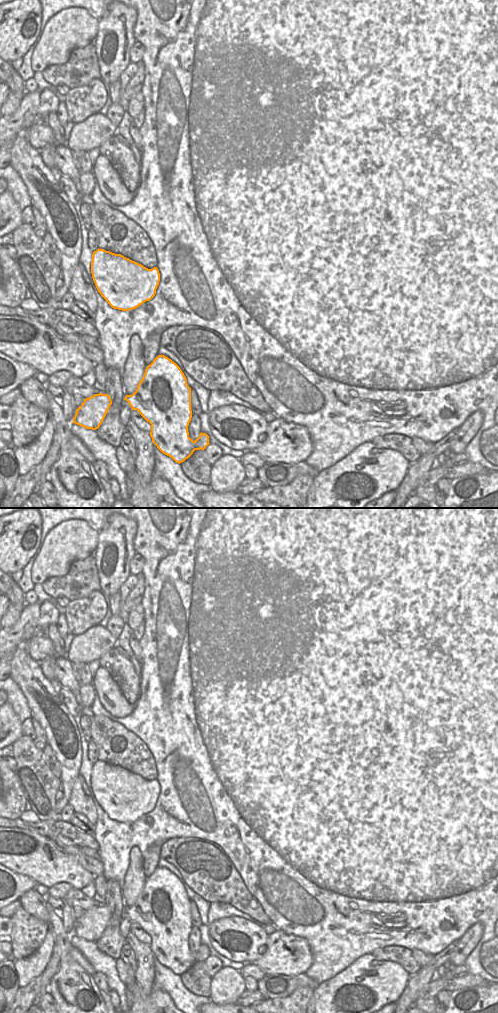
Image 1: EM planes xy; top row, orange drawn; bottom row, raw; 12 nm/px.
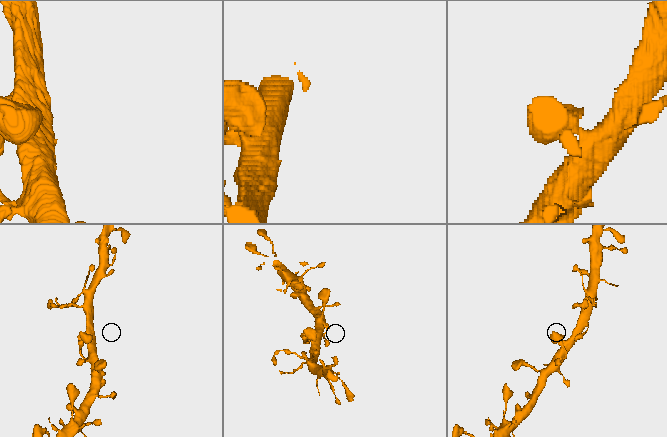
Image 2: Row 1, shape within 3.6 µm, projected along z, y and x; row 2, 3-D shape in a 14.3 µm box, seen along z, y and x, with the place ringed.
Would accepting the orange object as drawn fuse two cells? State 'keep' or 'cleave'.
keep

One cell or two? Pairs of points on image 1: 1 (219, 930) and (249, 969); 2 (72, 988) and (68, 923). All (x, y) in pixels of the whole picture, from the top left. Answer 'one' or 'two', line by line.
1: two
2: two

